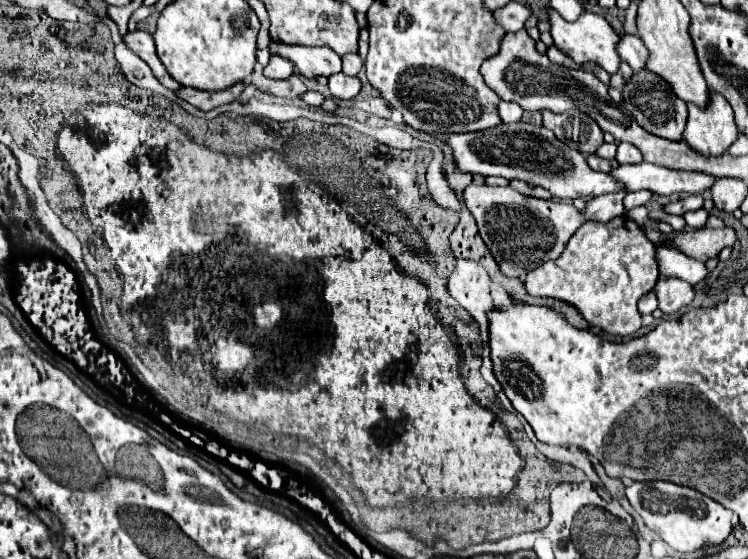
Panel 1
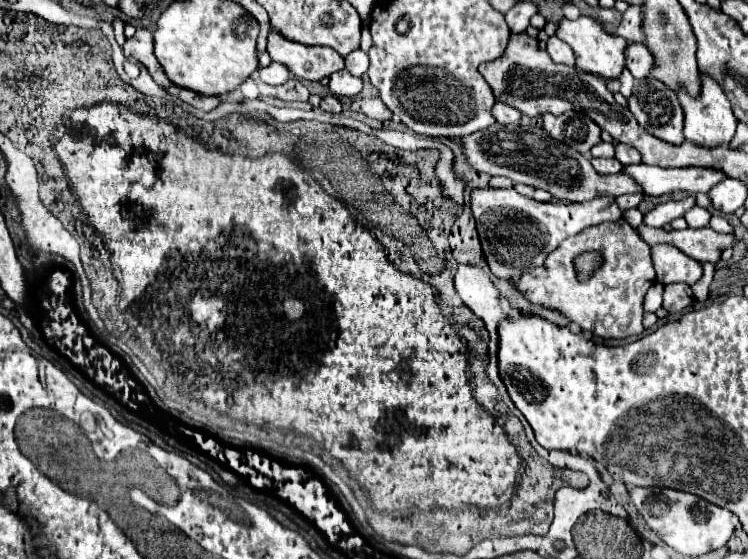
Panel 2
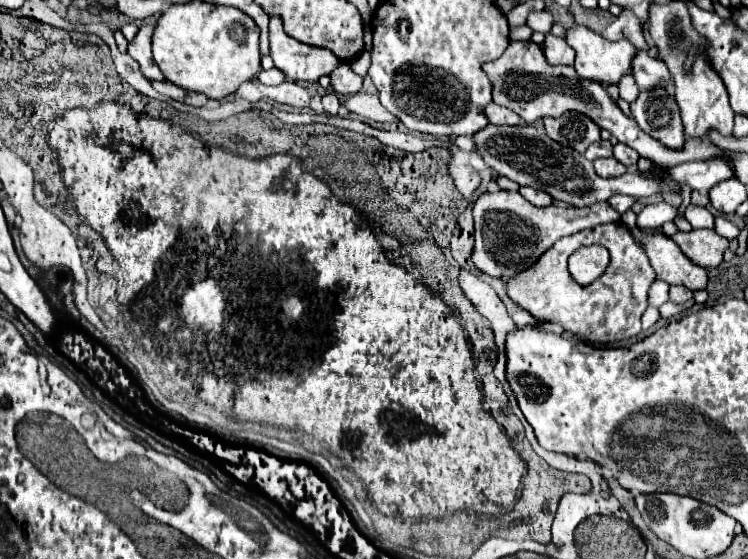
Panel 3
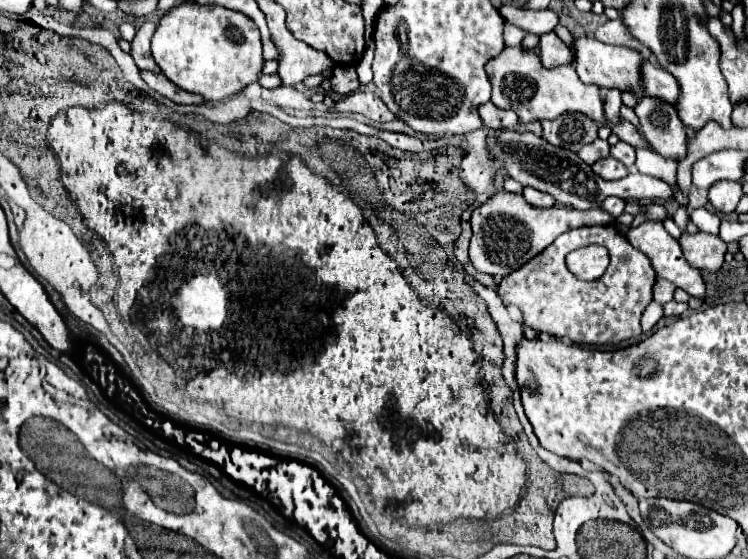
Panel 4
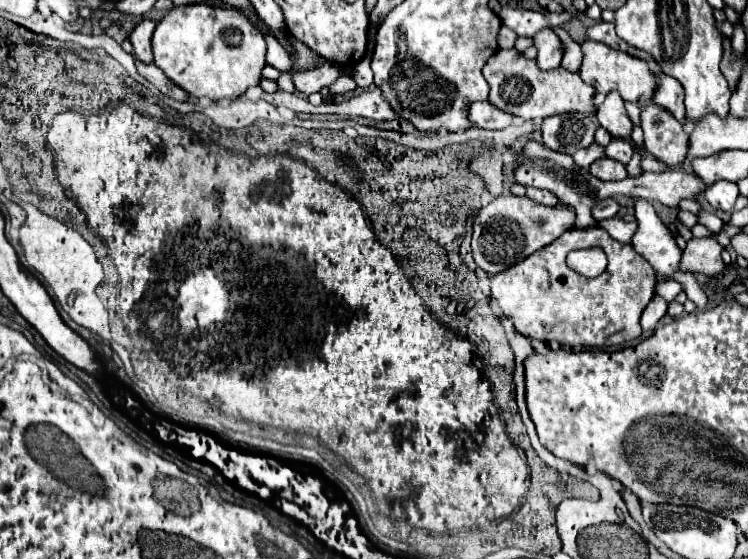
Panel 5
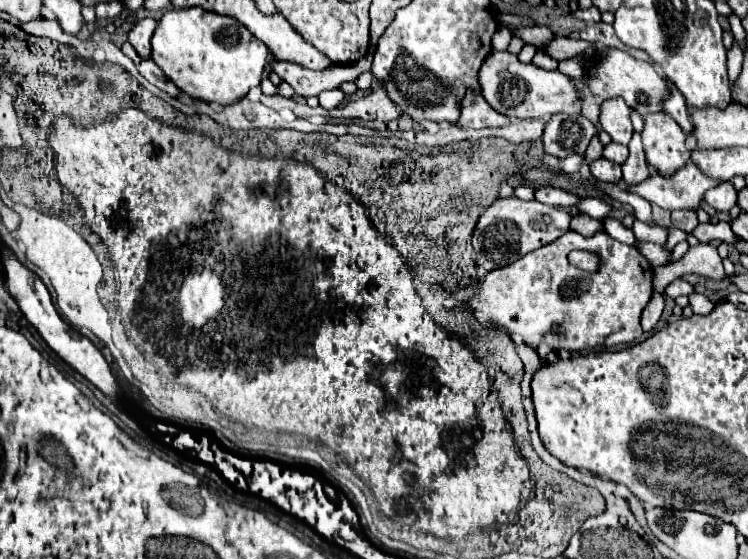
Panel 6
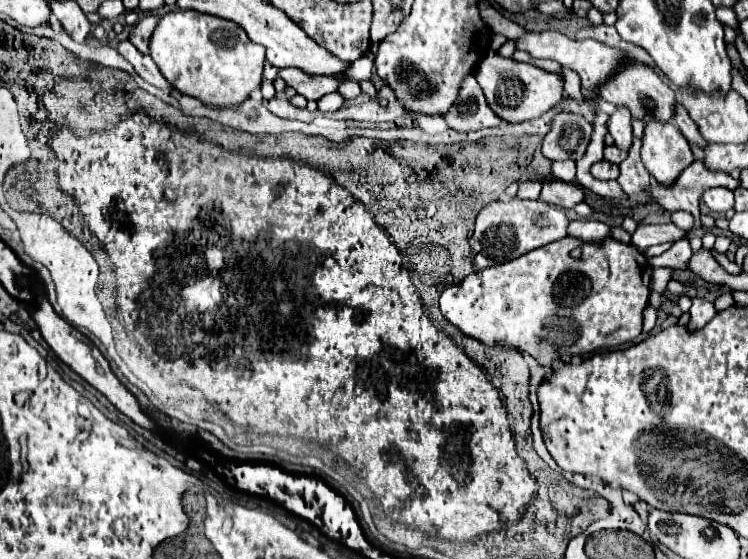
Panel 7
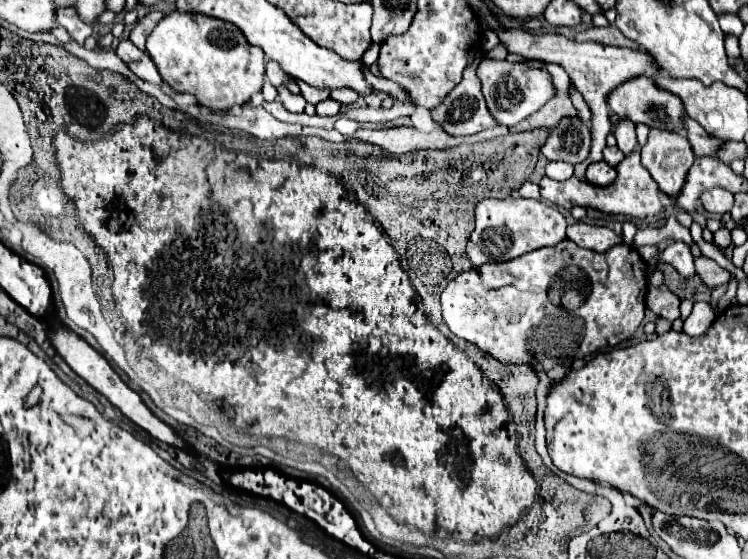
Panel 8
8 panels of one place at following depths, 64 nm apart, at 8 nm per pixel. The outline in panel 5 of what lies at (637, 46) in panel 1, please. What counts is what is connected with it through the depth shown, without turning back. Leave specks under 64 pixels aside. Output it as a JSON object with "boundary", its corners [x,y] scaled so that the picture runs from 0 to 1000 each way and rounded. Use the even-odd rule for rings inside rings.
{"boundary":[[[877,129],[877,161],[872,172],[874,186],[888,190],[890,197],[896,197],[901,204],[904,215],[909,215],[912,222],[917,222],[914,215],[914,157],[909,154],[909,147],[888,129]]]}

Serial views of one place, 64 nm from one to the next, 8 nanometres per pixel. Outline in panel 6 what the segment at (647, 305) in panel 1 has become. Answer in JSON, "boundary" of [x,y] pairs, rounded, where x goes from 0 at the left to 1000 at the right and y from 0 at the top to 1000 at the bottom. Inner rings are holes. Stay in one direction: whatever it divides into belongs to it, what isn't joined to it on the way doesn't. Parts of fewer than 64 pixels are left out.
{"boundary":[[[909,497],[909,501],[896,504],[896,508],[890,512],[888,526],[890,526],[890,530],[896,530],[896,533],[904,533],[904,530],[909,530],[909,526],[917,526],[917,530],[920,530],[925,519],[928,519],[928,515],[925,515],[917,501],[912,501],[912,497]]]}

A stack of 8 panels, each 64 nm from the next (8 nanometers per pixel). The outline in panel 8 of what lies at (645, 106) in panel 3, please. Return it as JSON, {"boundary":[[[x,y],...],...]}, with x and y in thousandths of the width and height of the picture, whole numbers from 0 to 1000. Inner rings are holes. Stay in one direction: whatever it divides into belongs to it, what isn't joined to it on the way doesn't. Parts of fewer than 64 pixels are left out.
{"boundary":[[[869,229],[866,254],[858,261],[858,293],[872,311],[882,340],[893,351],[909,343],[914,315],[928,290],[925,261],[917,243],[890,229]]]}

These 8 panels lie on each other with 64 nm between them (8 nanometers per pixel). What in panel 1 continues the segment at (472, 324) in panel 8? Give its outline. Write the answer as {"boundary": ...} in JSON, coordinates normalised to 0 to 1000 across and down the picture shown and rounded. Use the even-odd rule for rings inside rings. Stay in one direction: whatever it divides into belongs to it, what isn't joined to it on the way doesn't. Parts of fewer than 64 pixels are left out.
{"boundary":[[[826,386],[816,397],[783,397],[762,426],[751,458],[706,487],[701,508],[709,530],[757,537],[767,544],[791,583],[802,583],[816,597],[840,601],[858,583],[850,540],[877,512],[877,501],[877,440],[850,397]]]}

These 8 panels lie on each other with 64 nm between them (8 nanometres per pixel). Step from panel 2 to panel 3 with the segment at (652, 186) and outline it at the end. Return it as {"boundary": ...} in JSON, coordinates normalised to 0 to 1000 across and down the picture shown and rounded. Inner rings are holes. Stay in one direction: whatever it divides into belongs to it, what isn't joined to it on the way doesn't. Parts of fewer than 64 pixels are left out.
{"boundary":[[[949,286],[941,293],[909,293],[890,308],[888,304],[858,308],[858,315],[869,322],[880,322],[880,326],[885,326],[885,315],[893,315],[893,318],[901,318],[909,333],[917,329],[925,340],[947,343],[960,326],[979,318],[979,304],[973,301],[973,293],[968,293],[968,286]]]}

